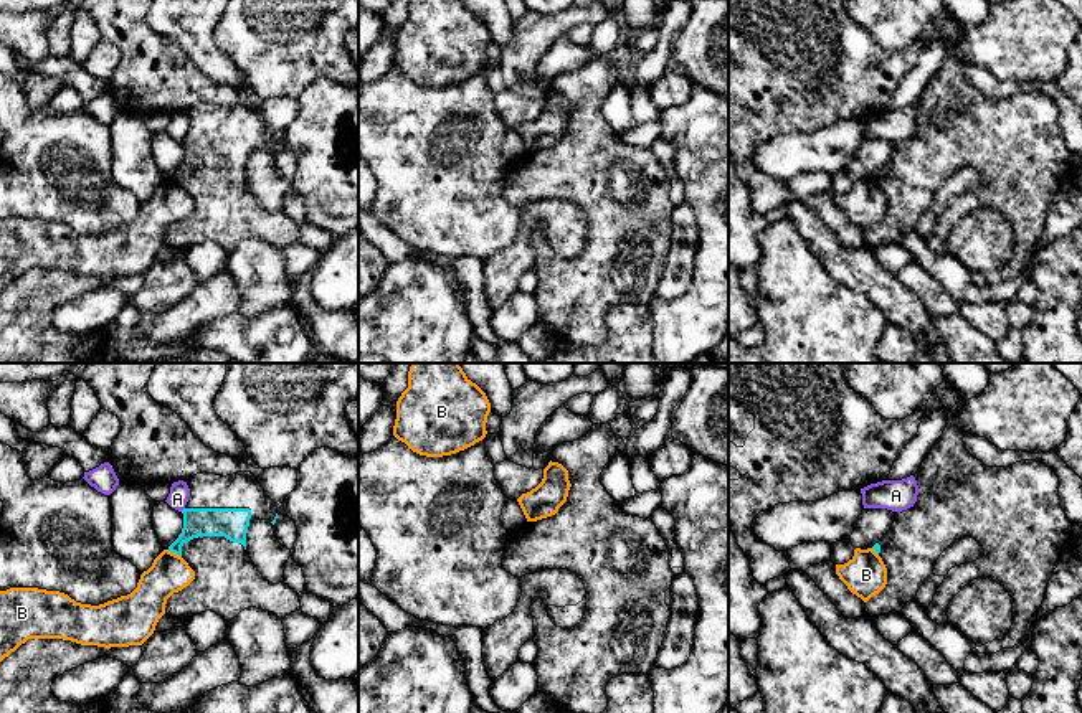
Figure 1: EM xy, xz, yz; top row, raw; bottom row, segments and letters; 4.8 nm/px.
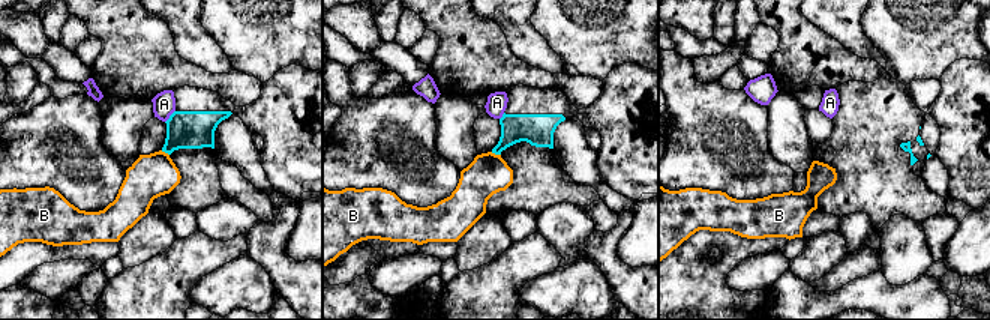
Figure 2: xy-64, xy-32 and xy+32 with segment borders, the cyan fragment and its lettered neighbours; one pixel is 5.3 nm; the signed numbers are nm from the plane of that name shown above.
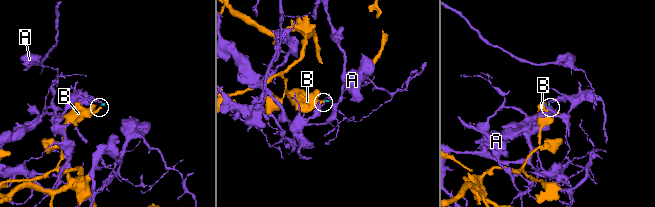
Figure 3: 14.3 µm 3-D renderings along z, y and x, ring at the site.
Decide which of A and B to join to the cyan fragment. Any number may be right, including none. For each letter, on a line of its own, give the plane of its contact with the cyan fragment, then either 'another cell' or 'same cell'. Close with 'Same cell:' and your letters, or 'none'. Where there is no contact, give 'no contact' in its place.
A: no contact | another cell
B: xy | another cell
Same cell: none

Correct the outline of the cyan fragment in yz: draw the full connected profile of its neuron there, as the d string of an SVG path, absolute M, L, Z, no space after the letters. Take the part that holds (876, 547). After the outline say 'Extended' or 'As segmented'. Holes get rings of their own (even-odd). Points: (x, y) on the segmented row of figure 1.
M940 363L940 366L945 381L955 388L961 401L948 409L943 434L914 475L918 485L917 502L907 510L895 512L890 530L872 546L887 568L887 584L866 602L866 614L876 617L902 612L933 573L940 555L956 540L971 536L983 546L985 555L948 571L927 614L937 624L948 624L947 607L966 584L981 576L996 581L1011 596L1013 626L1003 640L976 647L980 654L996 654L1023 642L1029 619L1041 607L1062 553L1072 546L1072 523L1061 507L1059 477L1051 467L1036 460L986 467L966 451L960 409L986 388L991 371L983 363Z. Extended

